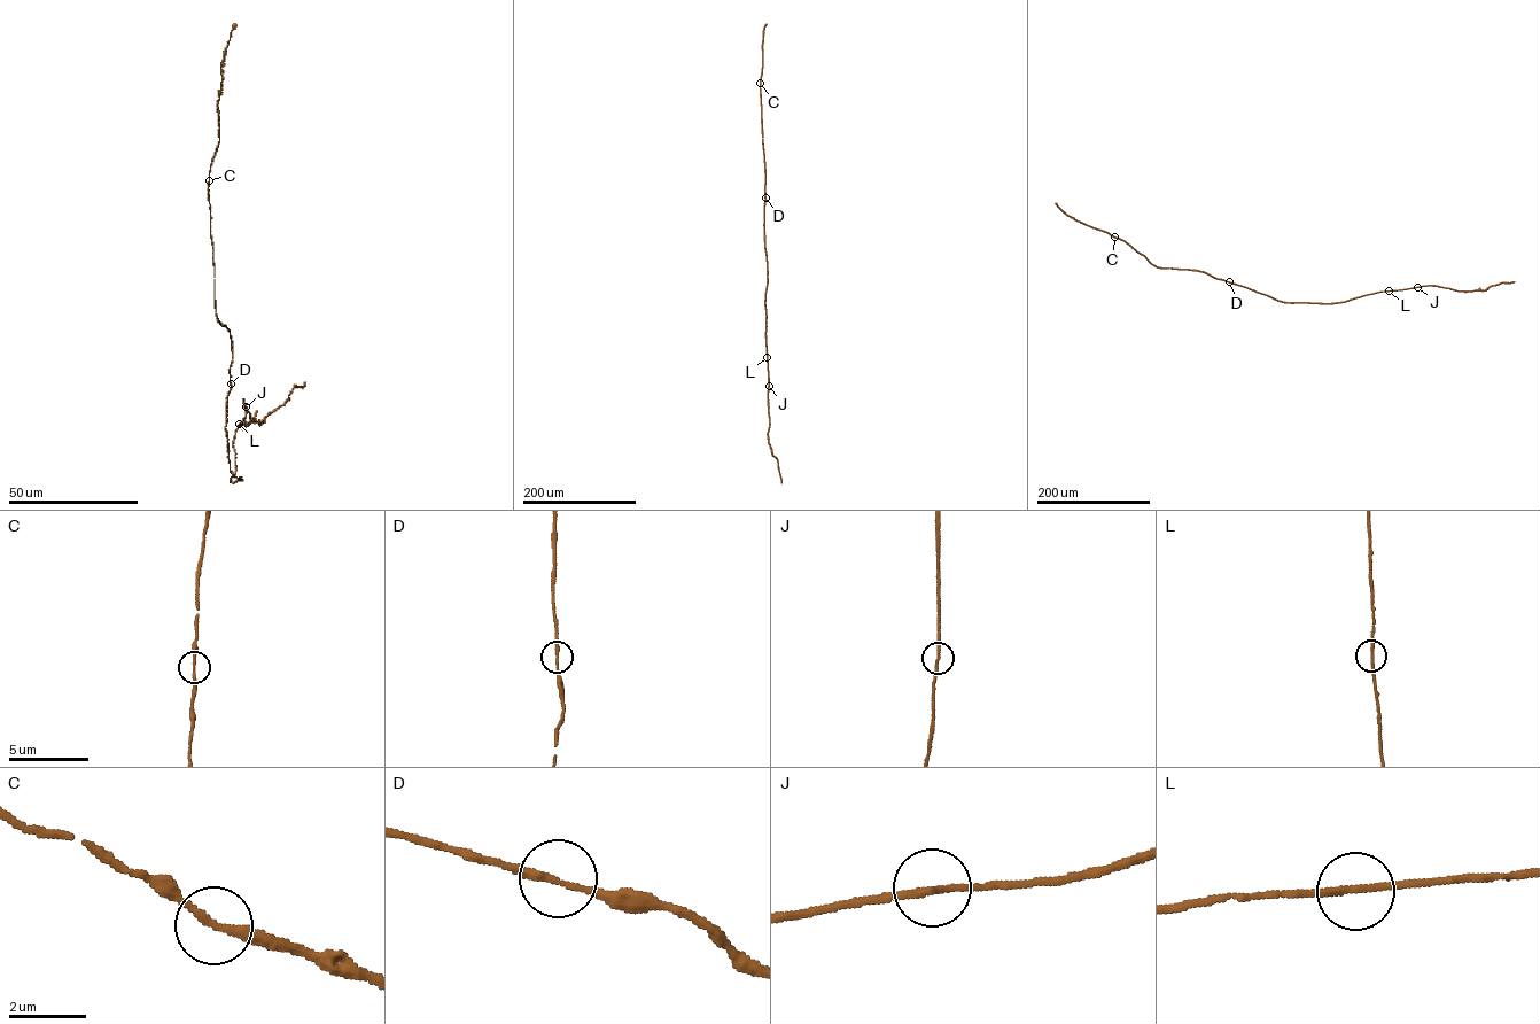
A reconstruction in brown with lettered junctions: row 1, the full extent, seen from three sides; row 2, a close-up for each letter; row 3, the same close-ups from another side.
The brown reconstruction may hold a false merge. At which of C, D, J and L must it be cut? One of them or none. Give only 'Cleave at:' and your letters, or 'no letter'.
Cleave at: no letter

